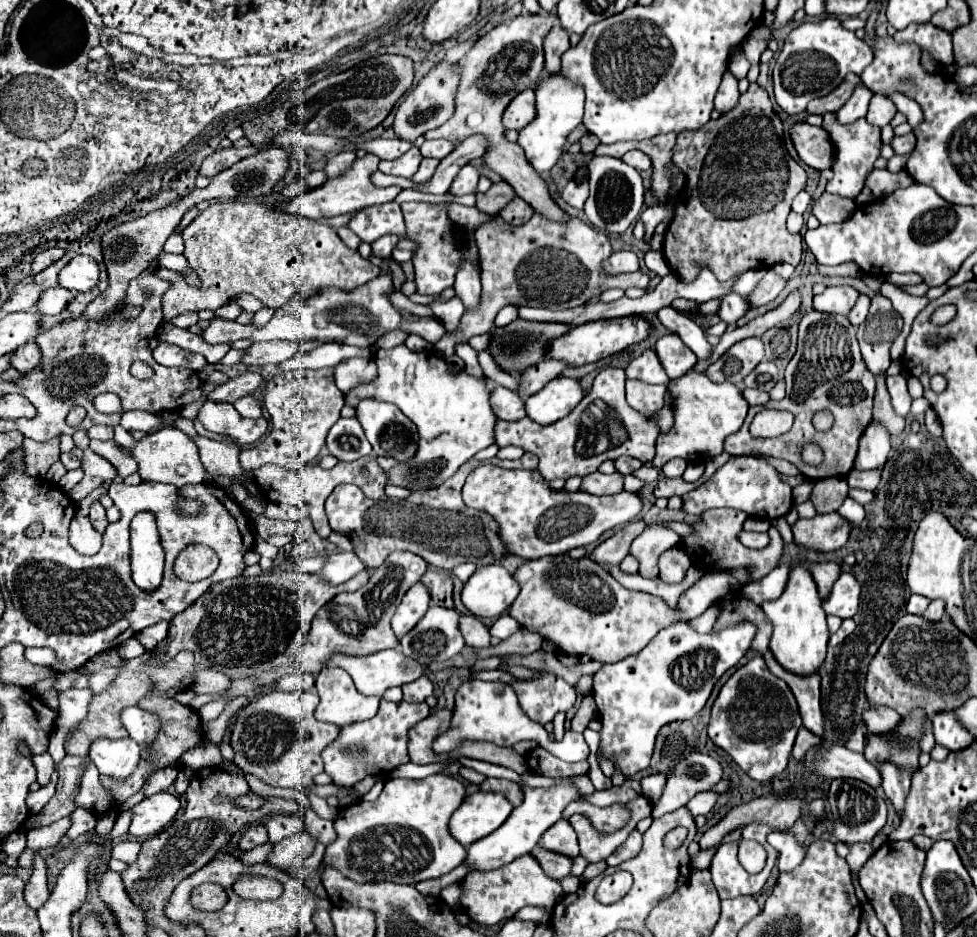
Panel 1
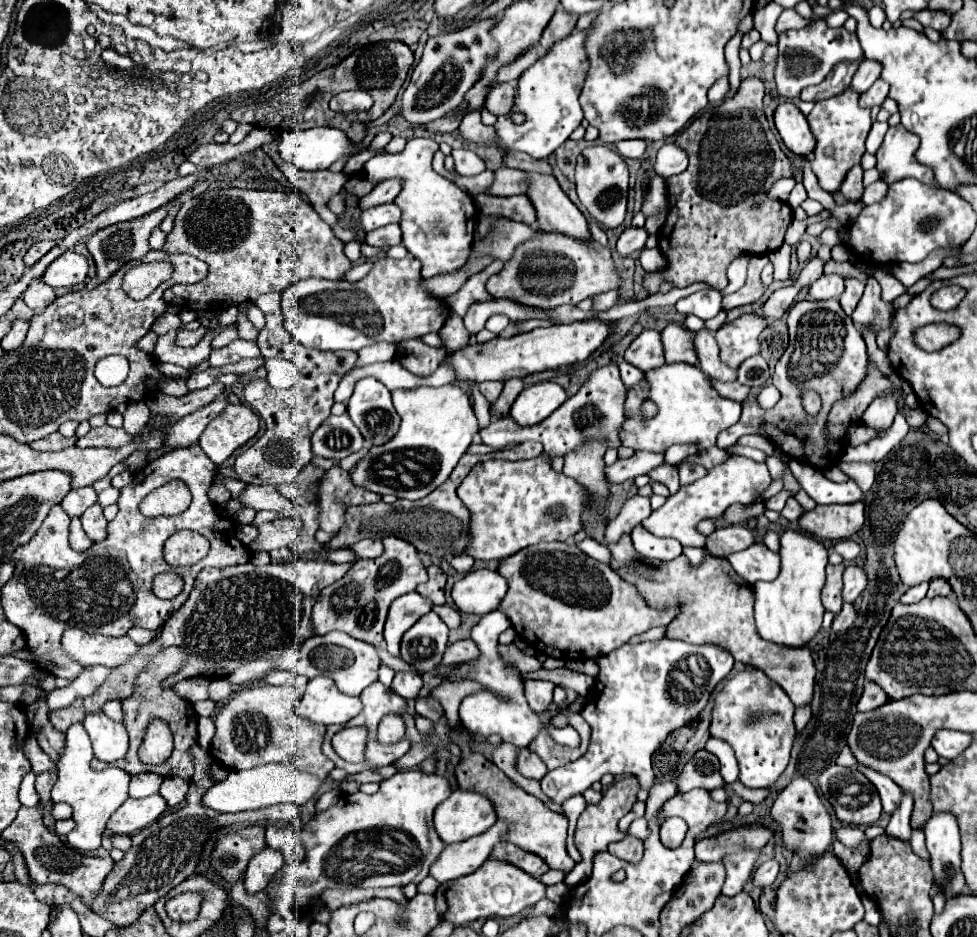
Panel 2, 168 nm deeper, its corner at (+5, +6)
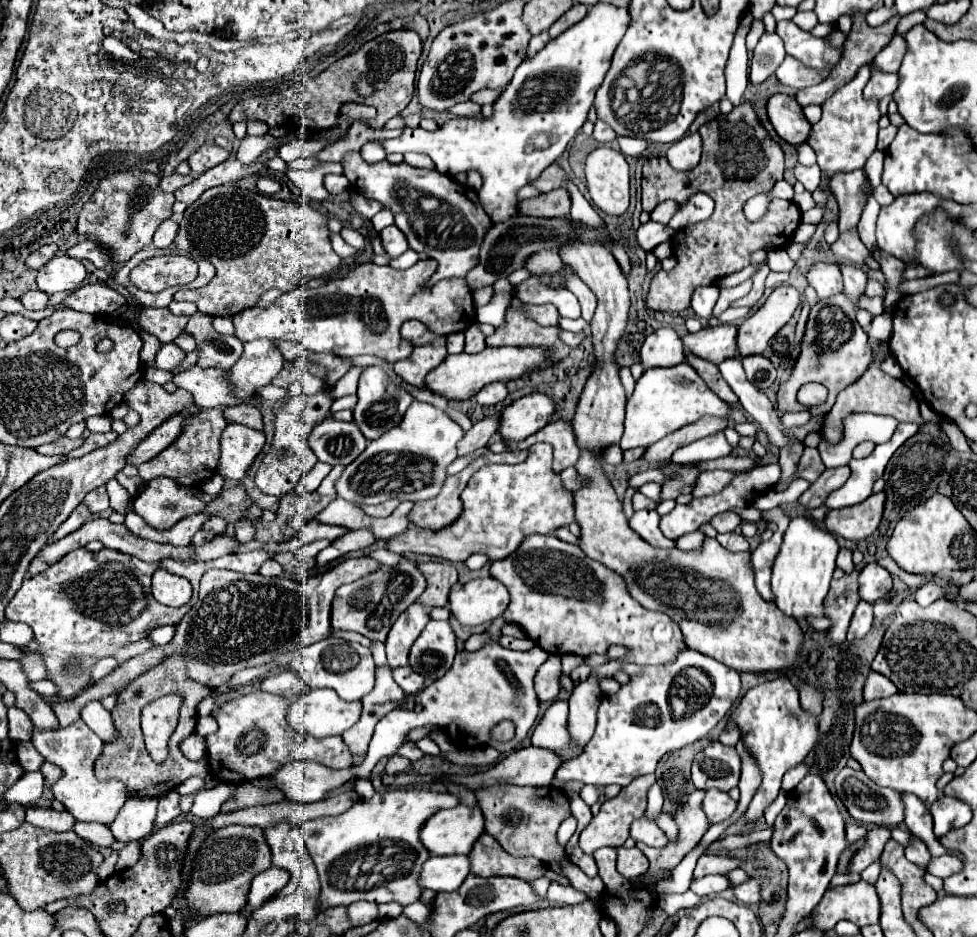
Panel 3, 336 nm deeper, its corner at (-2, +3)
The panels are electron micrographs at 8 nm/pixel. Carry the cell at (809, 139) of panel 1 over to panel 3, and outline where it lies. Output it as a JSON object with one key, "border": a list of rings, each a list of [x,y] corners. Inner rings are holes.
{"border":[[[773,95],[767,101],[767,115],[781,139],[791,145],[807,143],[811,123],[805,119],[801,105],[789,95]]]}

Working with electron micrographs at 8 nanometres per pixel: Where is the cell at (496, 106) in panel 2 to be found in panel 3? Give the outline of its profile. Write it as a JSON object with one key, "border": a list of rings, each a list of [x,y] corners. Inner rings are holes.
{"border":[[[483,89],[479,93],[475,93],[471,99],[479,105],[493,105],[501,95],[501,89]]]}

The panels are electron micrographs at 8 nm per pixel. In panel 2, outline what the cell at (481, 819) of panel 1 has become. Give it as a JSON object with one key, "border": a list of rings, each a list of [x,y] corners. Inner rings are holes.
{"border":[[[454,790],[434,812],[434,828],[444,844],[456,844],[484,834],[496,824],[496,812],[486,796]]]}

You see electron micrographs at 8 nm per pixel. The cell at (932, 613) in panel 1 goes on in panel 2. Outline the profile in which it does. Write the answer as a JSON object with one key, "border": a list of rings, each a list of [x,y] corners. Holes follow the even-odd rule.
{"border":[[[932,580],[930,582],[930,590],[928,590],[928,596],[950,596],[952,594],[952,586],[948,584],[948,580]]]}

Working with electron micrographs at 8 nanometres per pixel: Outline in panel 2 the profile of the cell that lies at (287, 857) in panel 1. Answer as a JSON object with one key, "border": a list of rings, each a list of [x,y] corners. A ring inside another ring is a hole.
{"border":[[[264,848],[262,852],[258,852],[246,870],[244,876],[244,888],[248,894],[256,894],[260,890],[264,890],[268,886],[268,882],[272,880],[272,876],[282,868],[282,852],[272,850],[272,848]]]}

